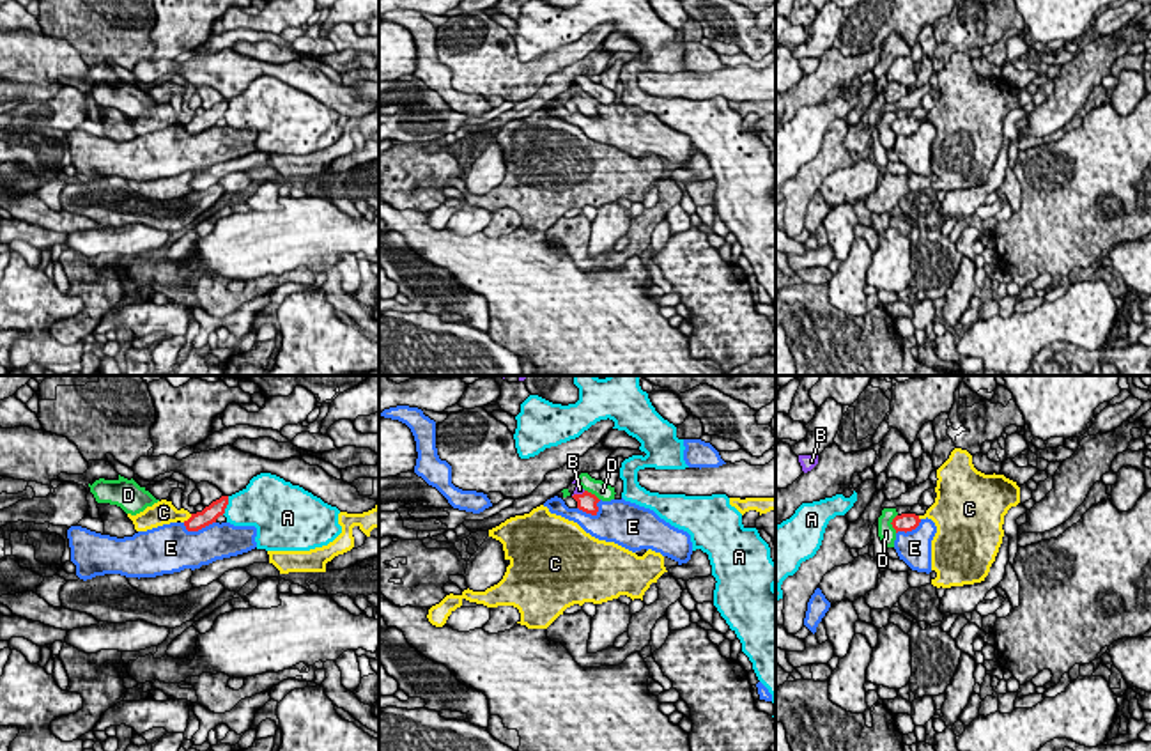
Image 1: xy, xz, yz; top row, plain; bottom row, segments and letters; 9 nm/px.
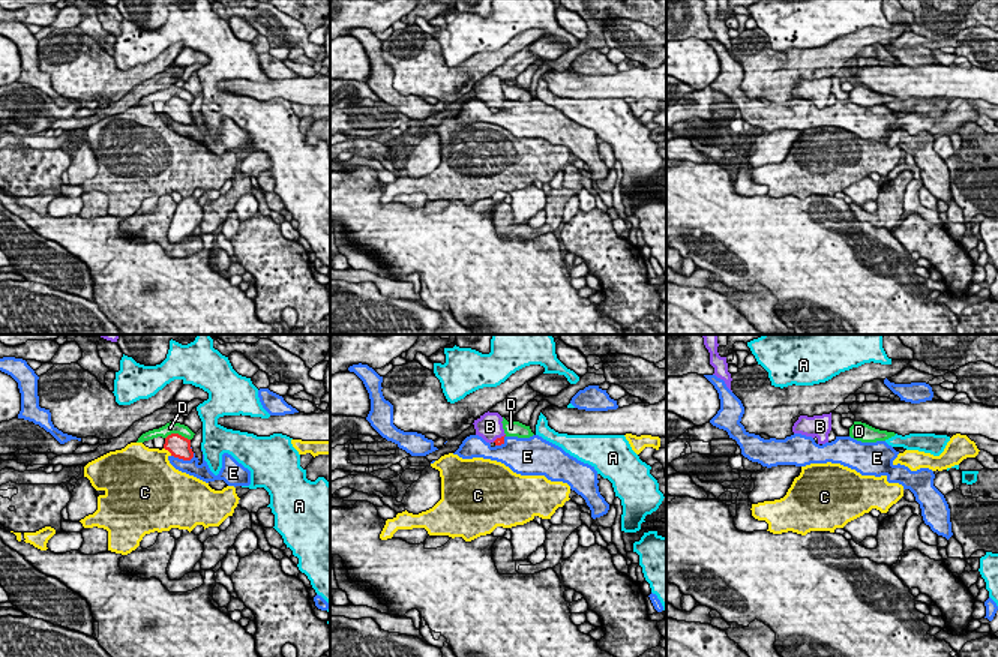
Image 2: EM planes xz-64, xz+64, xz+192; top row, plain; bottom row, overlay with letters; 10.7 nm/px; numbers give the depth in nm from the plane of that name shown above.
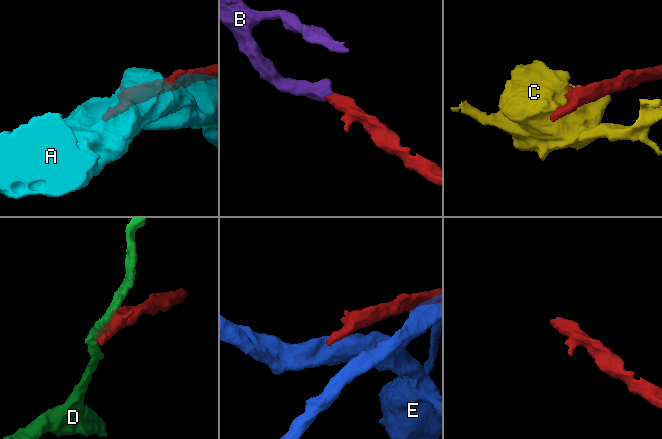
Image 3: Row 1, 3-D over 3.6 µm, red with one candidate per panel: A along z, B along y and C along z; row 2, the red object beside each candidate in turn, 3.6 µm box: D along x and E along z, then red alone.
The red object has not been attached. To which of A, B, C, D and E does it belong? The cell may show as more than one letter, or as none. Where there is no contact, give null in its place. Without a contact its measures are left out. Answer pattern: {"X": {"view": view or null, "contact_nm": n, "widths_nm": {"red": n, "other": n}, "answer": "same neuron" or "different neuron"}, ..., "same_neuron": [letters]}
{"A": {"view": "xy", "contact_nm": 190, "widths_nm": {"red": 160, "other": 360}, "answer": "different neuron"}, "B": {"view": "xz", "contact_nm": 140, "widths_nm": {"red": 190, "other": 70}, "answer": "same neuron"}, "C": {"view": "xy", "contact_nm": 120, "widths_nm": {"red": 160, "other": 220}, "answer": "different neuron"}, "D": {"view": "yz", "contact_nm": 180, "widths_nm": {"red": 160, "other": 160}, "answer": "different neuron"}, "E": {"view": "xy", "contact_nm": 300, "widths_nm": {"red": 160, "other": 360}, "answer": "different neuron"}, "same_neuron": ["B"]}

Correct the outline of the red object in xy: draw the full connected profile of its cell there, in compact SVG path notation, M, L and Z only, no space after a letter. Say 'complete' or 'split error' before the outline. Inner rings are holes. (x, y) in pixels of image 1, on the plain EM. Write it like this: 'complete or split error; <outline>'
complete; M221 99L220 103L205 110L202 115L191 117L191 120L184 124L186 133L198 135L216 126L216 122L225 117L227 108L228 108L228 99Z

